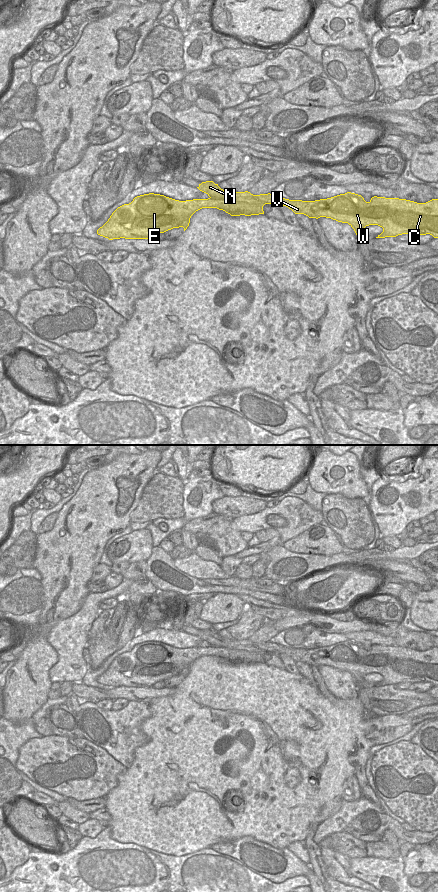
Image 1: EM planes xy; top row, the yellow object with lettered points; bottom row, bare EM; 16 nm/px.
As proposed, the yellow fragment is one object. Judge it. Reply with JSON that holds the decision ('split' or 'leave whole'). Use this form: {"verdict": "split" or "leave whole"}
{"verdict": "split"}

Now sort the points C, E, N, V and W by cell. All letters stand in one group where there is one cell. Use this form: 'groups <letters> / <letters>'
groups C E V W / N

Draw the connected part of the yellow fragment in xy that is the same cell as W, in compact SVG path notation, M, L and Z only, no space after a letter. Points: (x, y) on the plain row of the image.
M248 639L232 642L231 649L213 646L179 649L164 643L149 641L137 644L131 651L118 655L108 669L97 678L97 682L109 688L152 687L155 683L173 676L183 675L185 679L189 674L191 664L202 656L217 656L231 664L251 664L264 662L263 654L265 652L276 655L286 654L295 662L304 662L309 666L326 665L348 671L354 677L357 686L361 685L364 676L369 673L378 673L383 676L383 680L376 686L396 685L402 682L430 682L438 686L438 647L417 651L406 647L374 644L369 650L366 650L361 643L351 640L315 649L289 648L270 641L253 643Z

